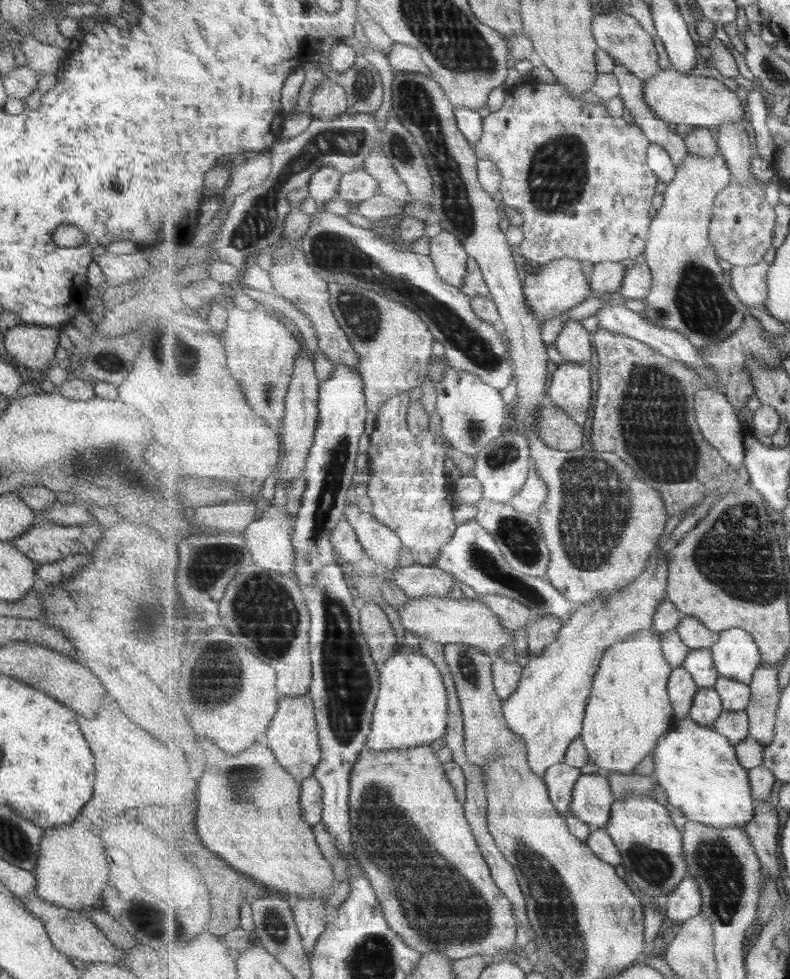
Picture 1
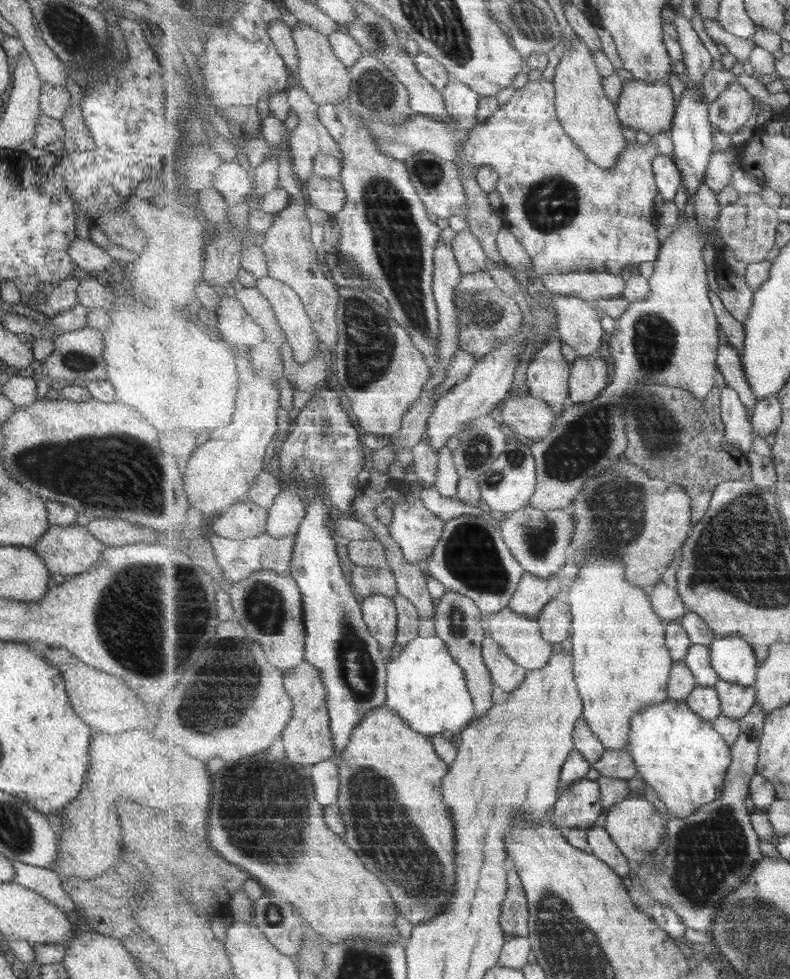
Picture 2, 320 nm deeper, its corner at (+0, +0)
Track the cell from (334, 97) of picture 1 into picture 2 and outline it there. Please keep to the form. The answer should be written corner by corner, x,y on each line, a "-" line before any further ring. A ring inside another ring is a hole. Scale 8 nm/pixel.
299,21
291,30
299,58
298,76
302,86
319,105
337,104
351,92
350,68
333,52
327,35
321,34
306,23

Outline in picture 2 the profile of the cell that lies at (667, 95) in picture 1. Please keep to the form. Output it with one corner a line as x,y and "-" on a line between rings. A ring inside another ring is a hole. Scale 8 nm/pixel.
634,79
626,81
617,107
619,120
624,126
645,132
655,138
659,133
668,132
672,127
677,104
674,91
667,81
647,82

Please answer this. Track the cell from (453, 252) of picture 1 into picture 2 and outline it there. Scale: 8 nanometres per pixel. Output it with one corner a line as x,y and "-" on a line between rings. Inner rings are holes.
469,229
456,233
451,248
464,275
485,271
488,267
487,253

